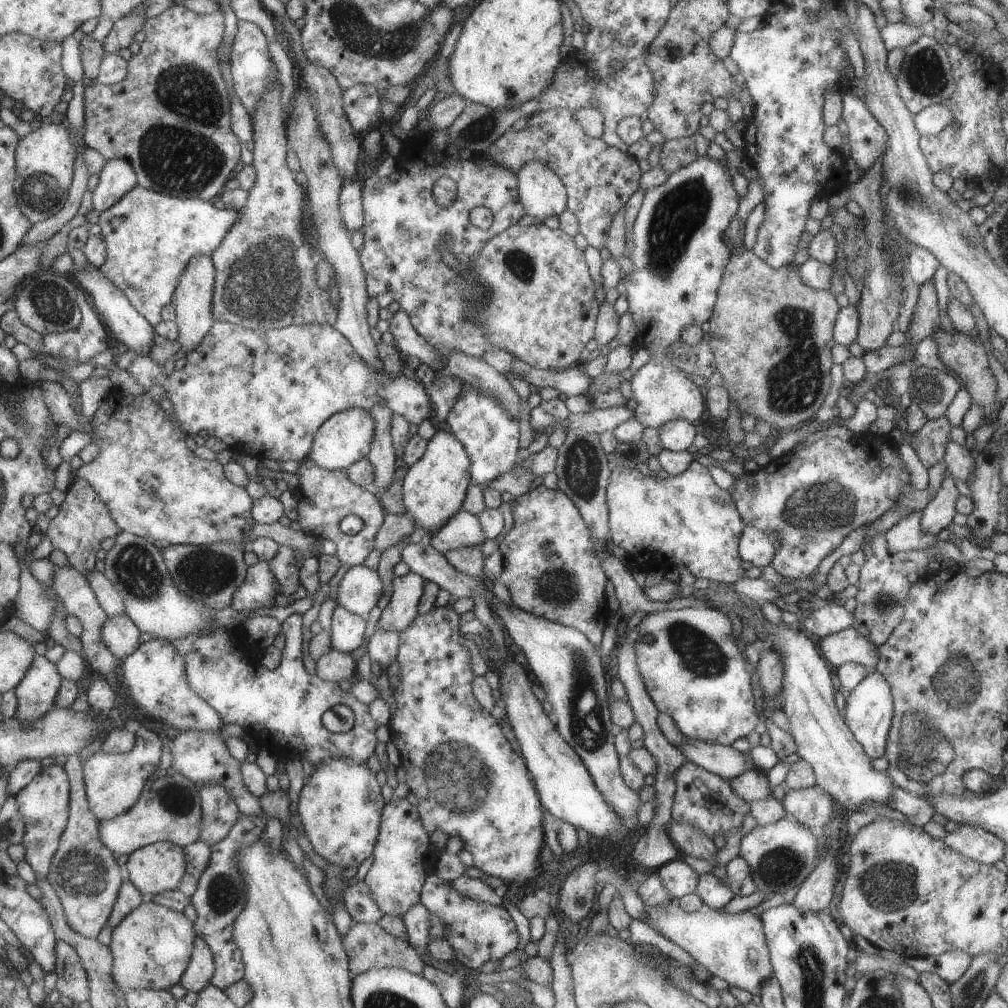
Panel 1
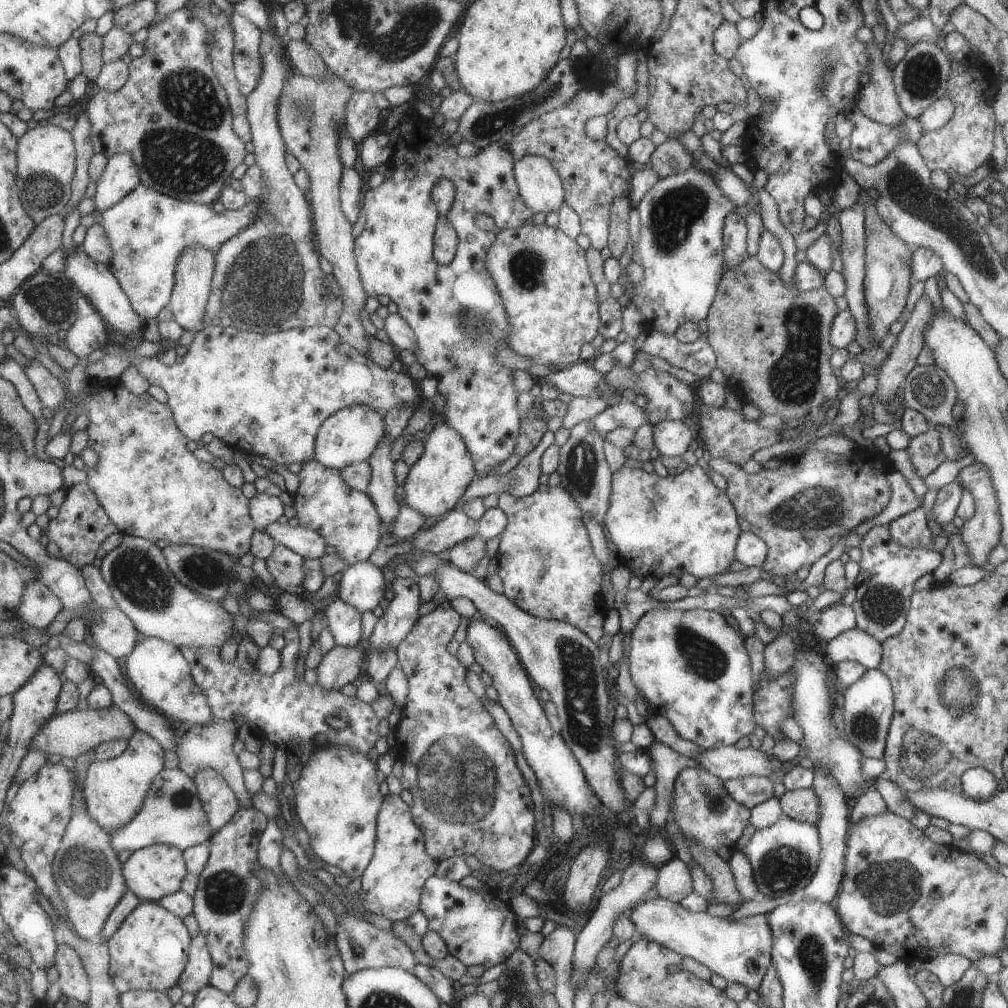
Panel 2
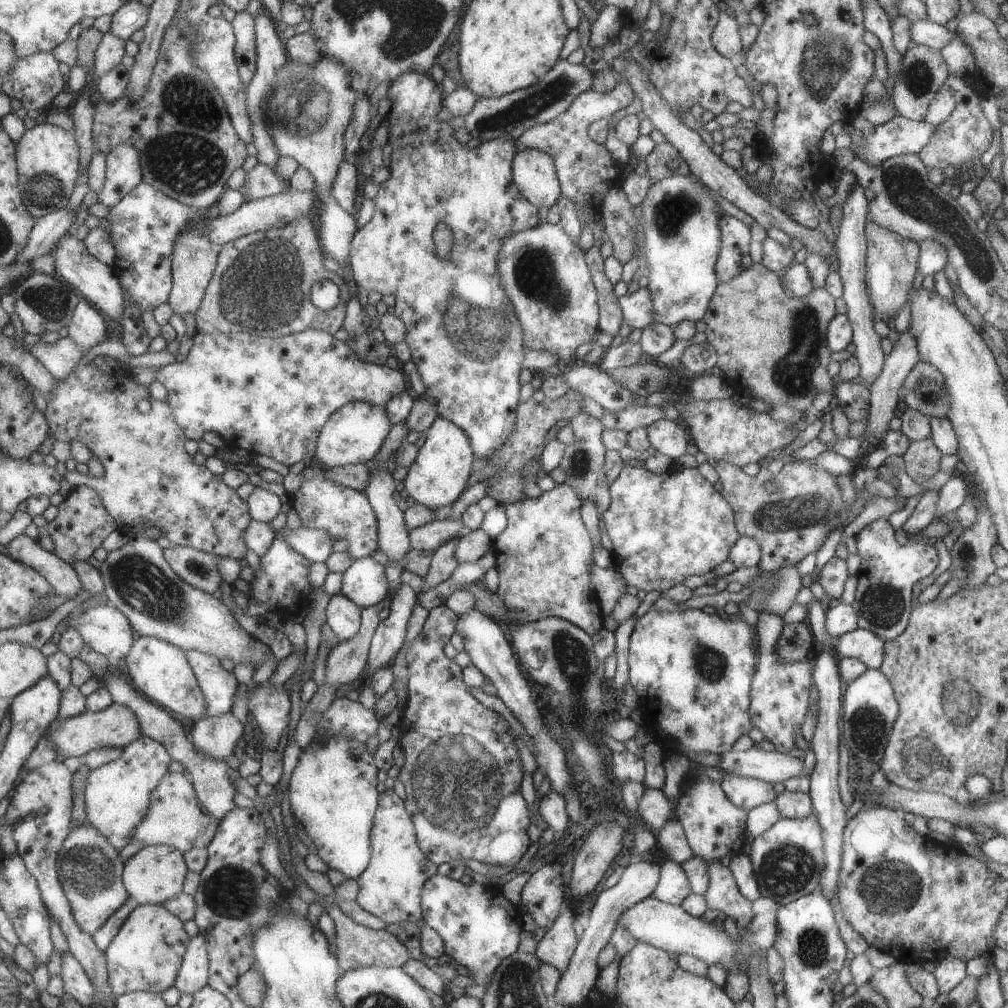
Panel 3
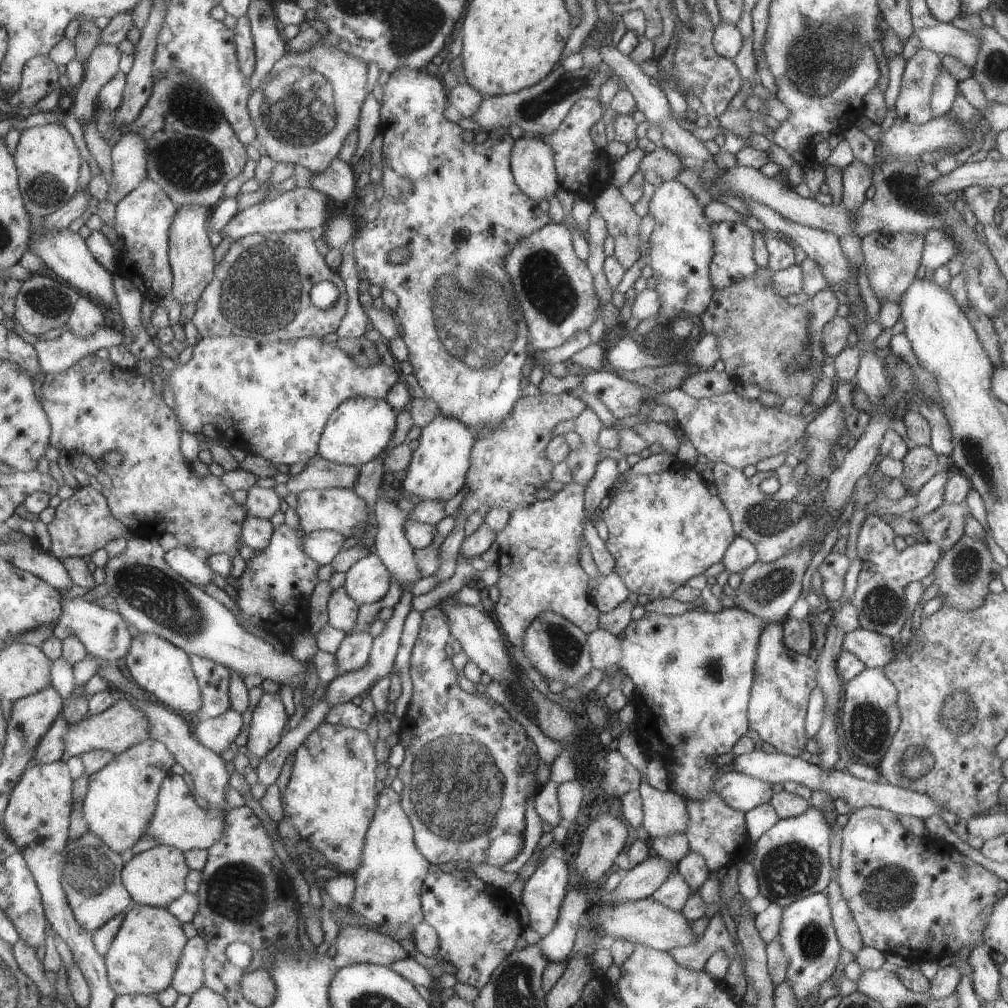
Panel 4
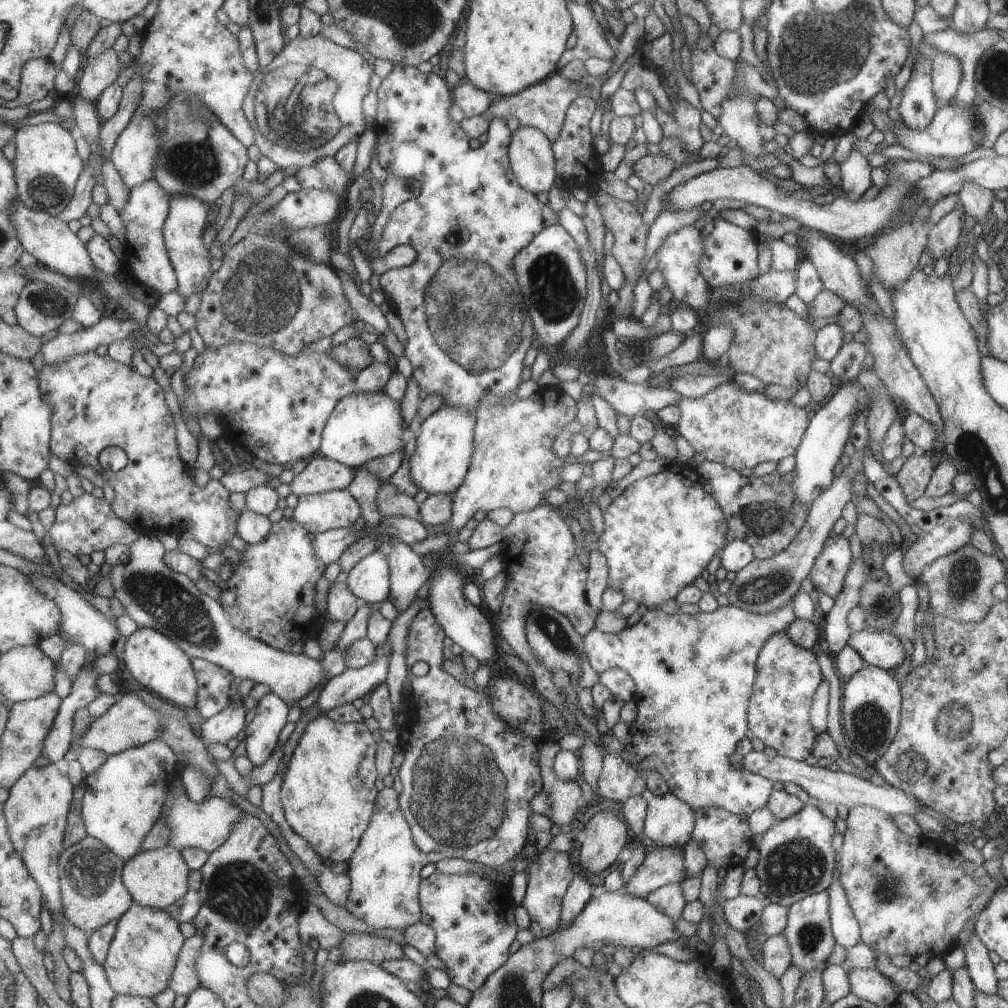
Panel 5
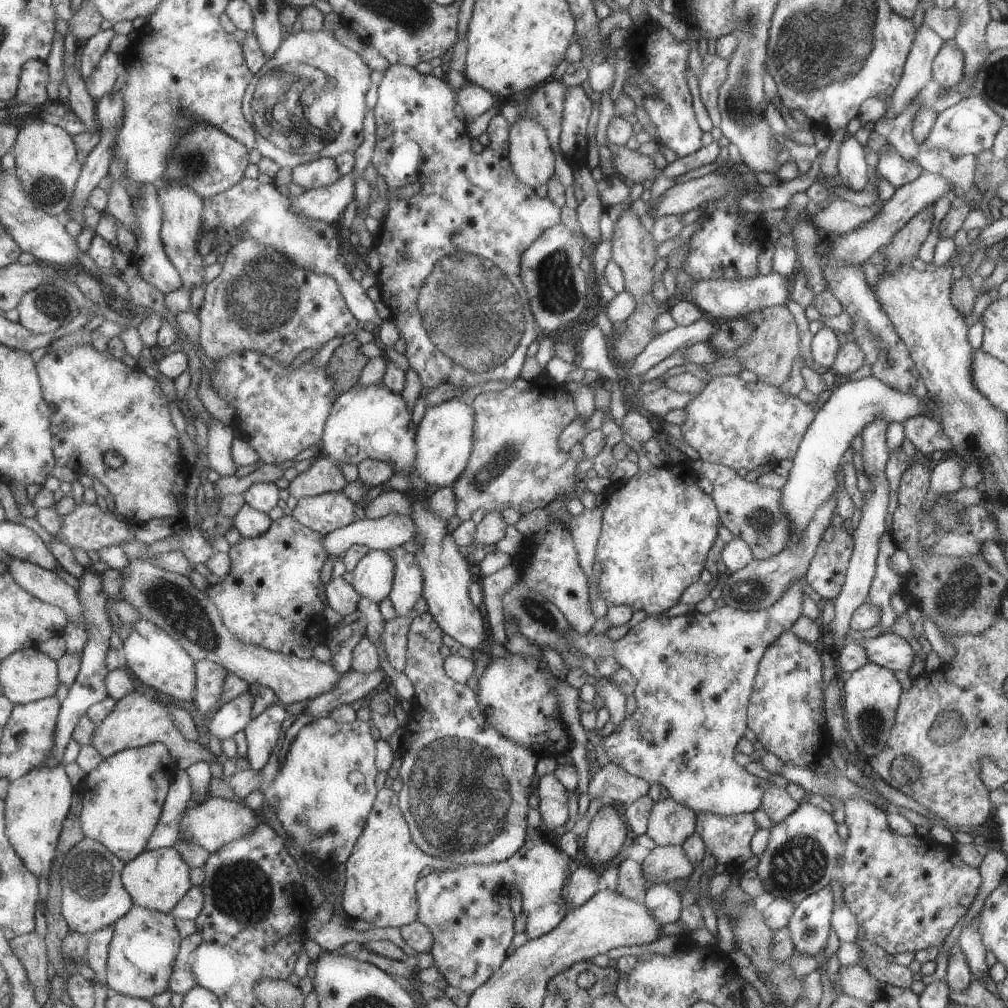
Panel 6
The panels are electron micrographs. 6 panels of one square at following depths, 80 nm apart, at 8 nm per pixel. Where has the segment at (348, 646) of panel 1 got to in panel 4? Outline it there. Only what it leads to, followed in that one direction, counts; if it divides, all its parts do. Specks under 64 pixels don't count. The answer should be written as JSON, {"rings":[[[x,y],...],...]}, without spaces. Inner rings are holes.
{"rings":[[[342,587],[331,591],[326,609],[328,623],[337,630],[349,634],[357,618],[358,604],[345,592]]]}

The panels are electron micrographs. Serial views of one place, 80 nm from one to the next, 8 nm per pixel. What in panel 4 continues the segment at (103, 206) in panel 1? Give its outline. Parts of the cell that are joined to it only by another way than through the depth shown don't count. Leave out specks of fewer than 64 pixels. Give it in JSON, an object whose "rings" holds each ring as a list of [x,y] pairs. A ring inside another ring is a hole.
{"rings":[[[125,133],[110,147],[112,179],[107,201],[116,204],[148,176],[148,147],[139,133]]]}

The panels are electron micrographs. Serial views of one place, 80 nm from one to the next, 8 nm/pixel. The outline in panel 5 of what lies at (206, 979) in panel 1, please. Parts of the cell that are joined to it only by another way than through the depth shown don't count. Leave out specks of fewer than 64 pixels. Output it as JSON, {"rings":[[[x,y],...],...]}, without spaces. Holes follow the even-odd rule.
{"rings":[[[195,933],[193,936],[184,939],[181,945],[171,980],[168,982],[169,990],[173,990],[176,995],[187,997],[190,992],[200,986],[195,972],[194,960],[198,956],[202,940],[203,938]]]}

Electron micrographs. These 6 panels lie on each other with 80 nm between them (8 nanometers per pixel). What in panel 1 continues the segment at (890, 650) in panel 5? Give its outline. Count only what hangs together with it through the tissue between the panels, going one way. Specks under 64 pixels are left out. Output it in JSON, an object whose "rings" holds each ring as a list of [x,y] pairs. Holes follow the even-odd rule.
{"rings":[[[852,626],[835,634],[821,637],[819,640],[821,654],[833,669],[846,662],[856,662],[873,670],[878,661],[878,646],[875,646],[867,637],[861,636]]]}

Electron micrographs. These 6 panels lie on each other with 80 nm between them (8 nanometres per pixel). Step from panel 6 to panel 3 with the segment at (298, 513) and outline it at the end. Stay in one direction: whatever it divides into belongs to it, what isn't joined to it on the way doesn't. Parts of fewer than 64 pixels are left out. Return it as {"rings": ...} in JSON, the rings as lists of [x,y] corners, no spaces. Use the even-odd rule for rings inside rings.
{"rings":[[[314,462],[307,464],[301,472],[303,482],[293,493],[292,508],[298,514],[301,526],[306,529],[324,530],[334,541],[339,538],[346,540],[349,544],[346,551],[352,560],[366,557],[377,549],[377,525],[365,493],[326,481],[320,466],[321,464]]]}

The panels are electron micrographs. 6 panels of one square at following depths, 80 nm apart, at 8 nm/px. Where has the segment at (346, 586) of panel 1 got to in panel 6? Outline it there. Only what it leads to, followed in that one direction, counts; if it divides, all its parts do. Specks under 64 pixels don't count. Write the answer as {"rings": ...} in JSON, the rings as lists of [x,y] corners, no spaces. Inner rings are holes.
{"rings":[[[369,549],[352,570],[351,586],[358,595],[379,603],[389,594],[393,577],[394,562],[391,555],[383,549]]]}

